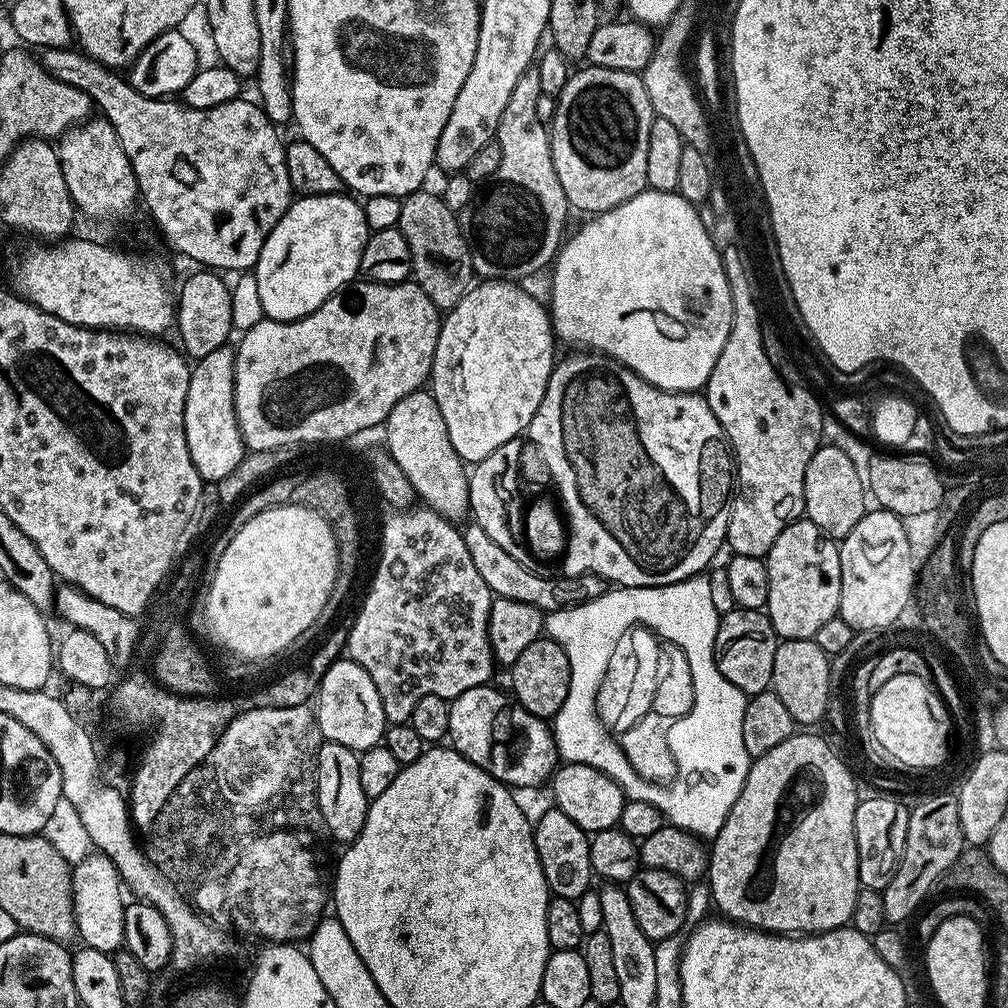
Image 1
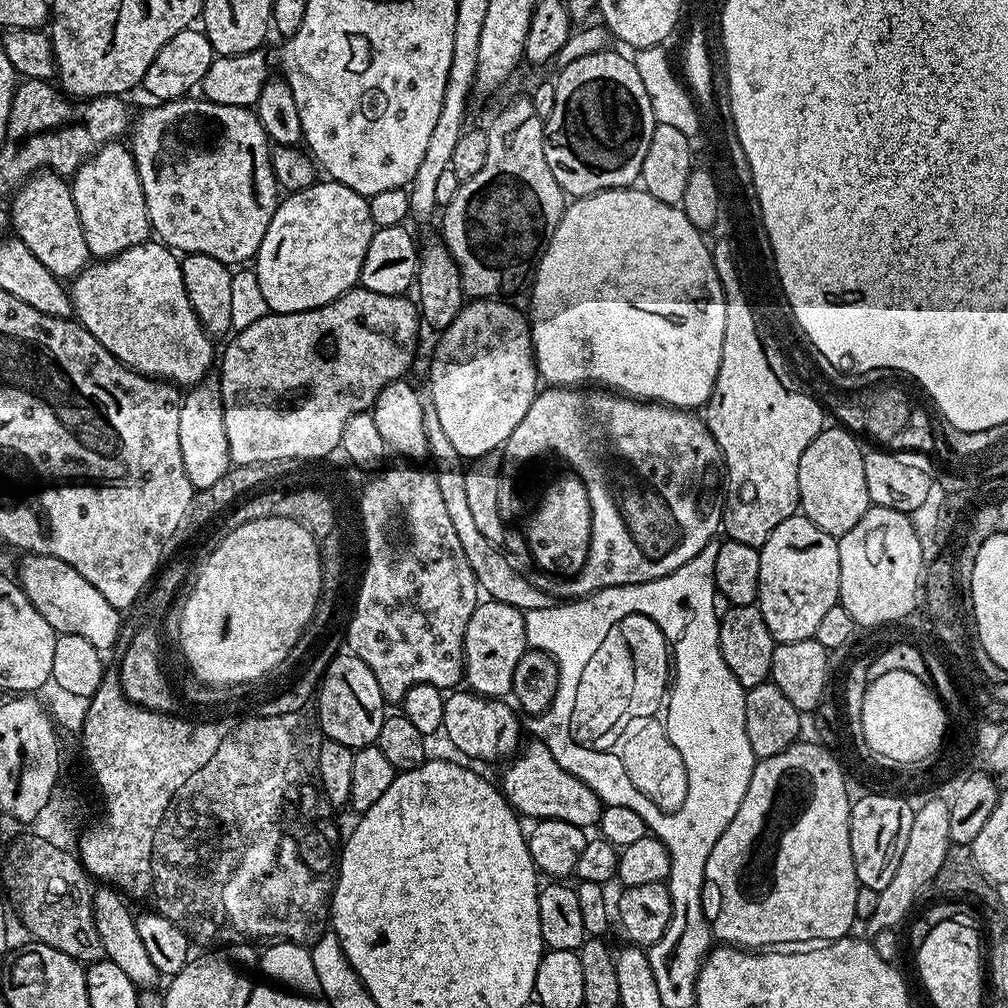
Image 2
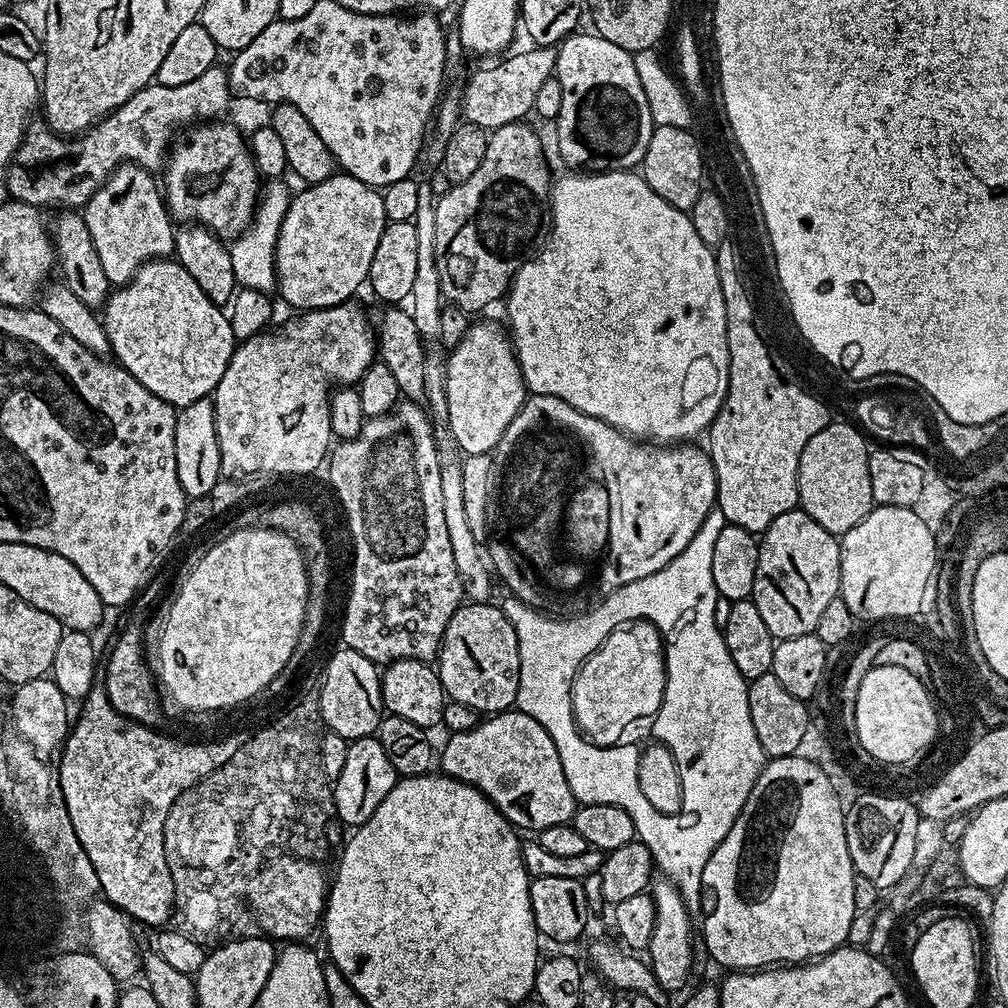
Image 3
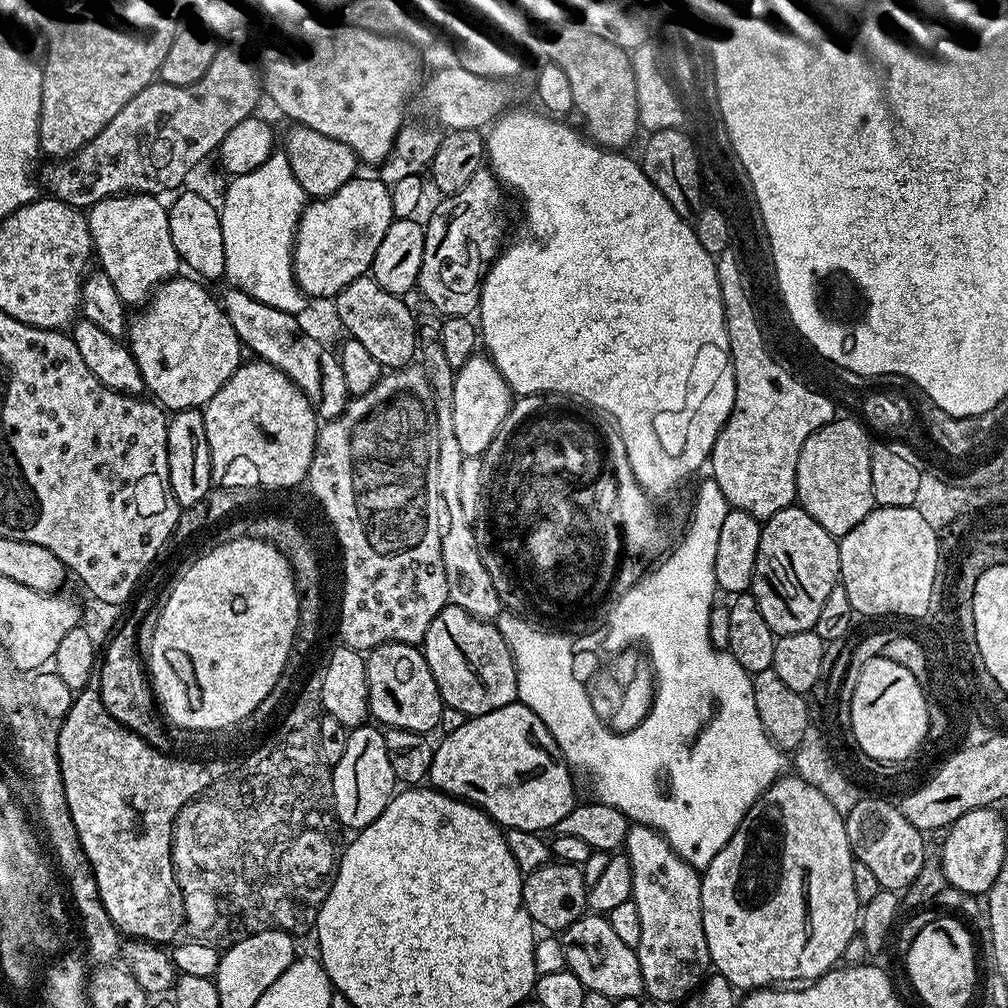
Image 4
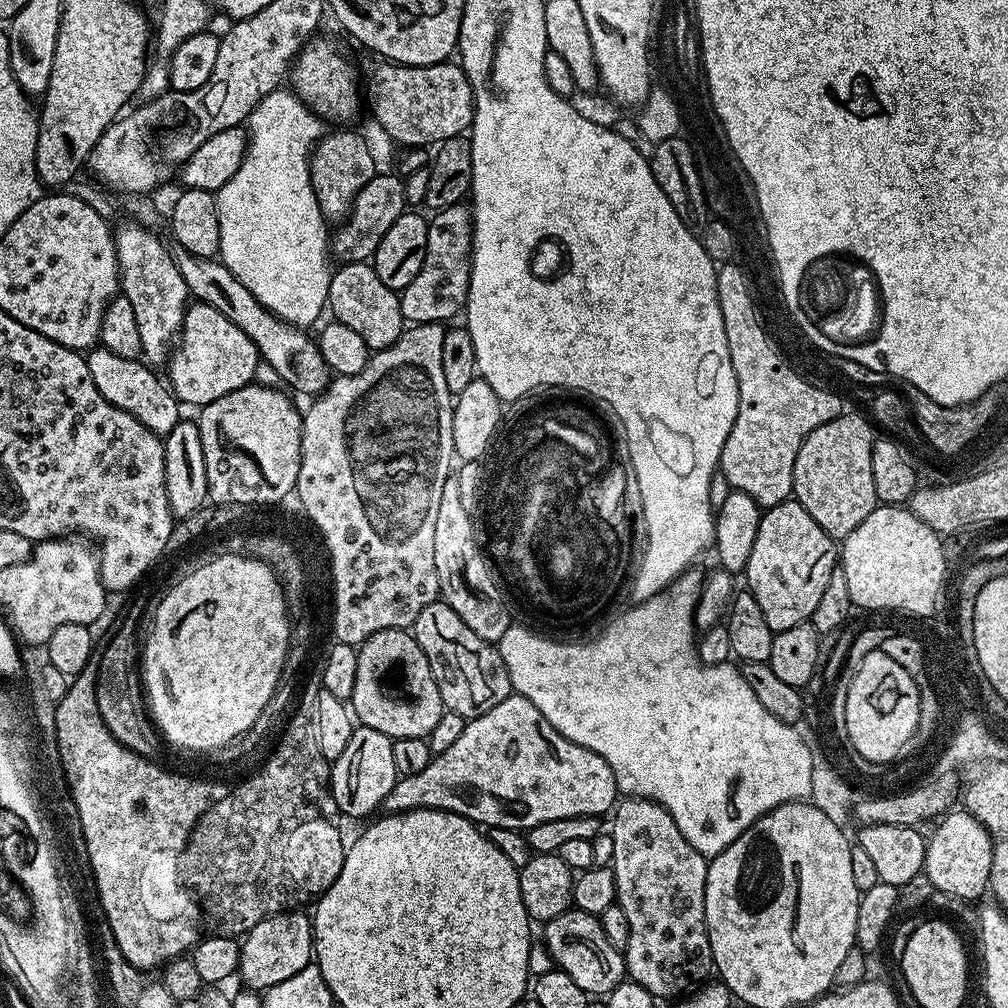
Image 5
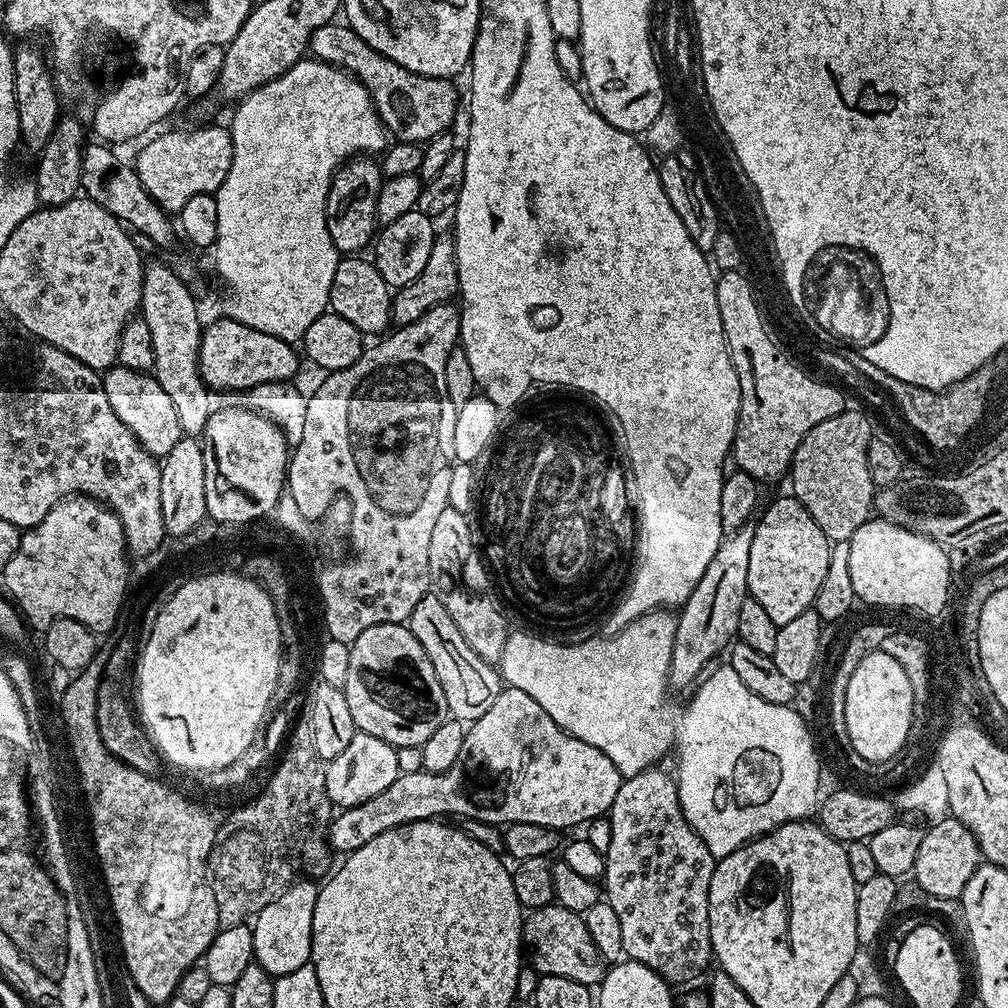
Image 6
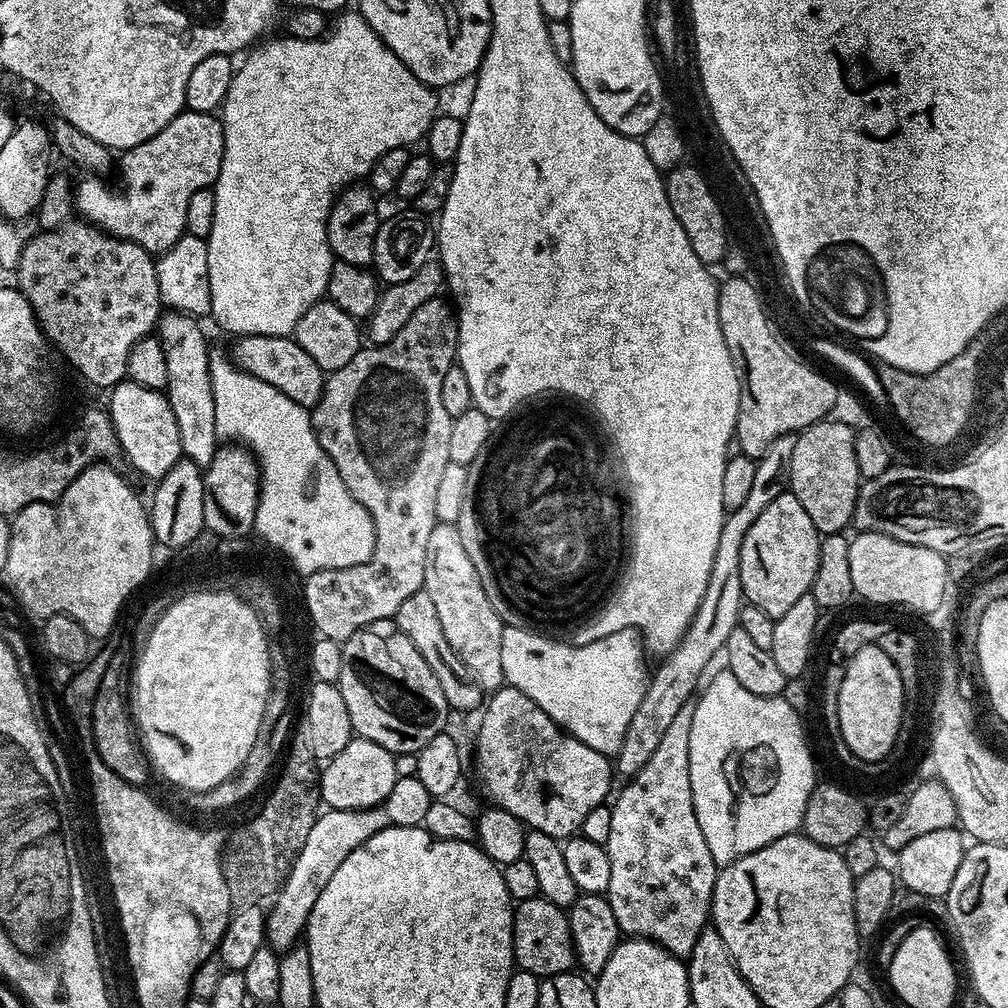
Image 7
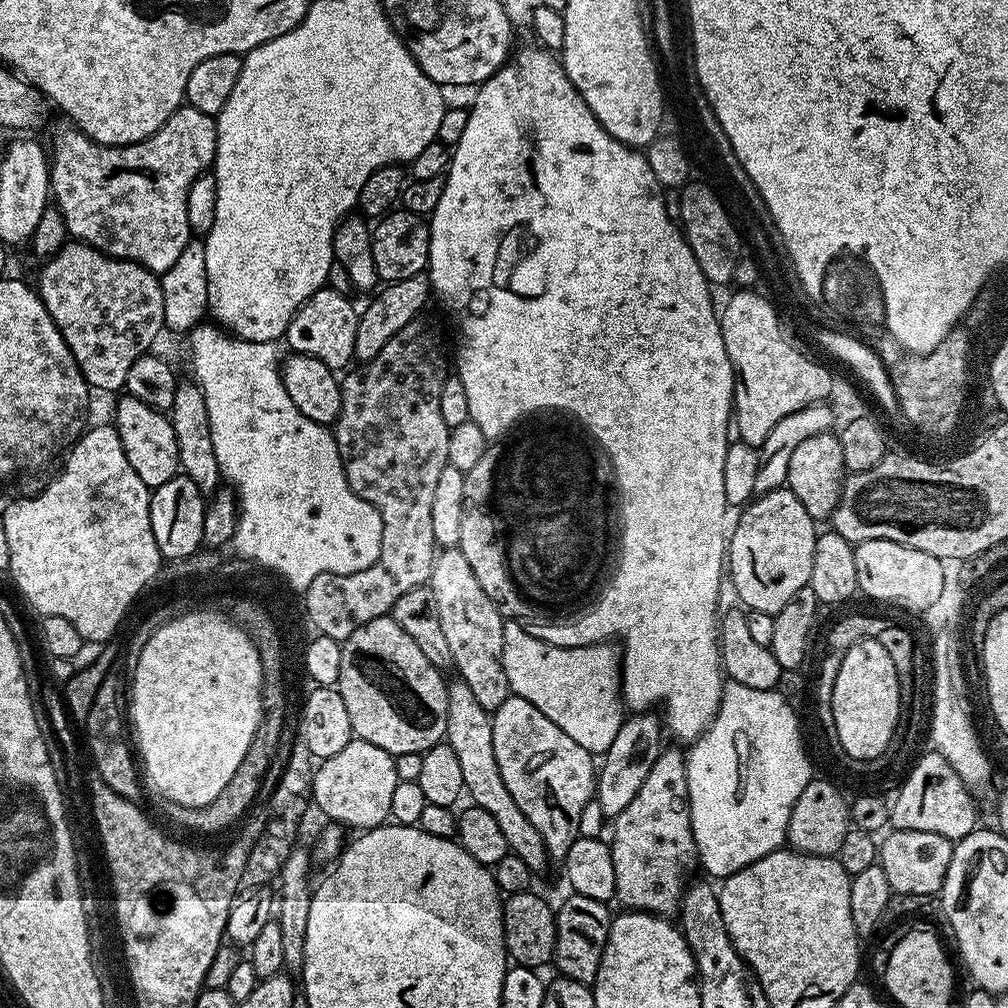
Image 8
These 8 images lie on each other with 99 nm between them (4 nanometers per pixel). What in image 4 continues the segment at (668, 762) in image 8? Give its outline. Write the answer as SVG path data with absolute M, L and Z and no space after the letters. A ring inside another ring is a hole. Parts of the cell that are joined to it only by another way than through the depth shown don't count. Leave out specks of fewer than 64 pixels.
M632 824L628 829L623 855L630 862L632 875L632 901L638 906L638 919L642 926L642 935L635 948L638 966L642 968L644 992L660 1004L672 1004L684 1000L696 991L702 981L709 975L712 959L706 946L706 930L702 926L702 879L701 873L692 868L666 842L661 832L656 832L645 824Z

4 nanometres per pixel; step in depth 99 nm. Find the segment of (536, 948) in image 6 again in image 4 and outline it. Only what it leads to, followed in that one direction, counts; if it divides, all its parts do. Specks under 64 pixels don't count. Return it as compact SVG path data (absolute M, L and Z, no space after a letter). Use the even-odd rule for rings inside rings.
M586 914L559 933L560 952L564 955L567 971L573 972L589 992L606 994L613 1002L644 992L642 968L638 966L636 950L621 942L610 926L607 915Z

